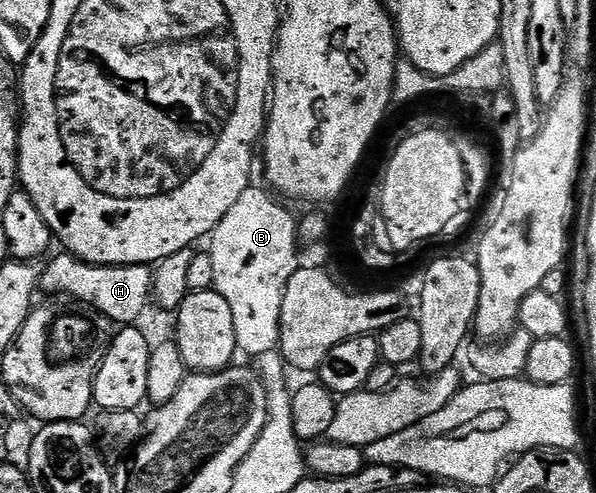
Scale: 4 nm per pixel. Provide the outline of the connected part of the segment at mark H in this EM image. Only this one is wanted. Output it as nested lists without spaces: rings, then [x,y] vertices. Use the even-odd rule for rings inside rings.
[[[61,254],[42,269],[41,291],[55,297],[68,296],[72,300],[95,308],[115,325],[130,326],[142,316],[142,311],[152,304],[154,278],[144,264],[89,264],[75,256]]]

